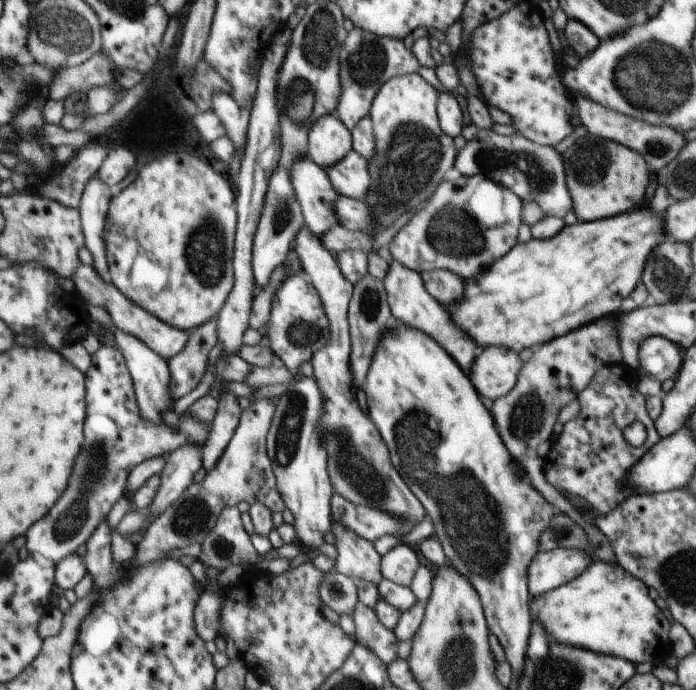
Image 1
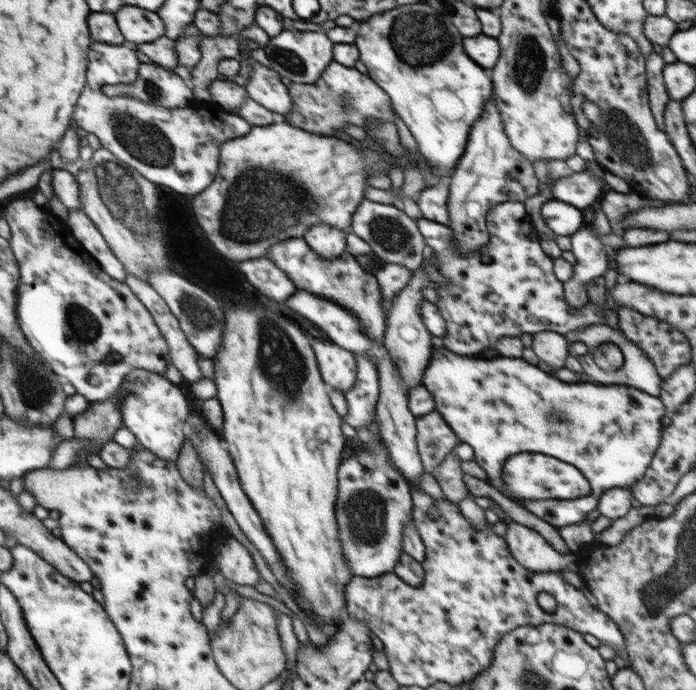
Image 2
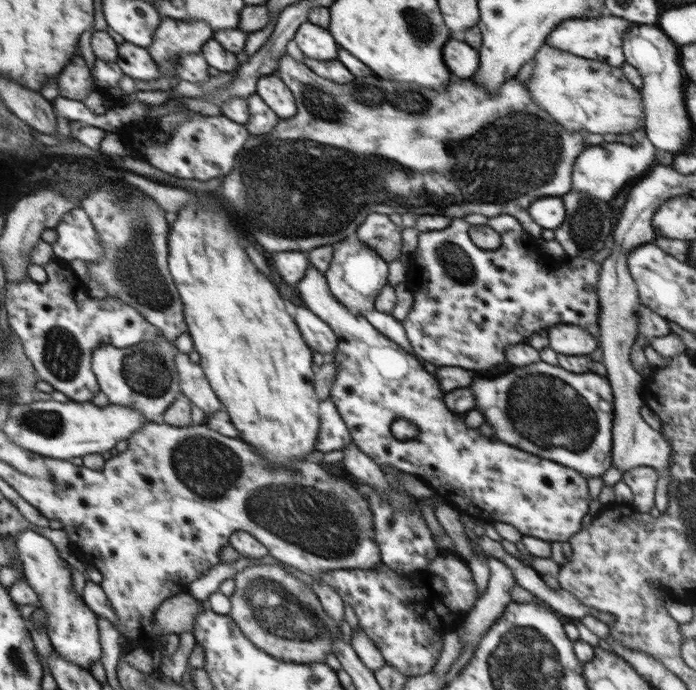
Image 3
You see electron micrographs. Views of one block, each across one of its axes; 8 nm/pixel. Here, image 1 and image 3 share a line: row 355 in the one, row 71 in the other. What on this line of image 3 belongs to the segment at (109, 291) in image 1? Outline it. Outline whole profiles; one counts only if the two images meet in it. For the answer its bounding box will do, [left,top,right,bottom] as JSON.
[146,17,213,78]

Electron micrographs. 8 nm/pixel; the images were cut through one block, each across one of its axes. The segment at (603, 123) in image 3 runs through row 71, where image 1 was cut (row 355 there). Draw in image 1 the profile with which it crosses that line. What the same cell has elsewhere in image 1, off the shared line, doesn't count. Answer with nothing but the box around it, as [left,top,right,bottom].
[490,320,622,563]

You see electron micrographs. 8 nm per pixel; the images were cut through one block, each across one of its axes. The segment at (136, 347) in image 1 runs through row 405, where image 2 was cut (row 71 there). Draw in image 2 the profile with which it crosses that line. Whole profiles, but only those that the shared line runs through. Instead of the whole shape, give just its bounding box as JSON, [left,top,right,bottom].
[117,63,193,108]

